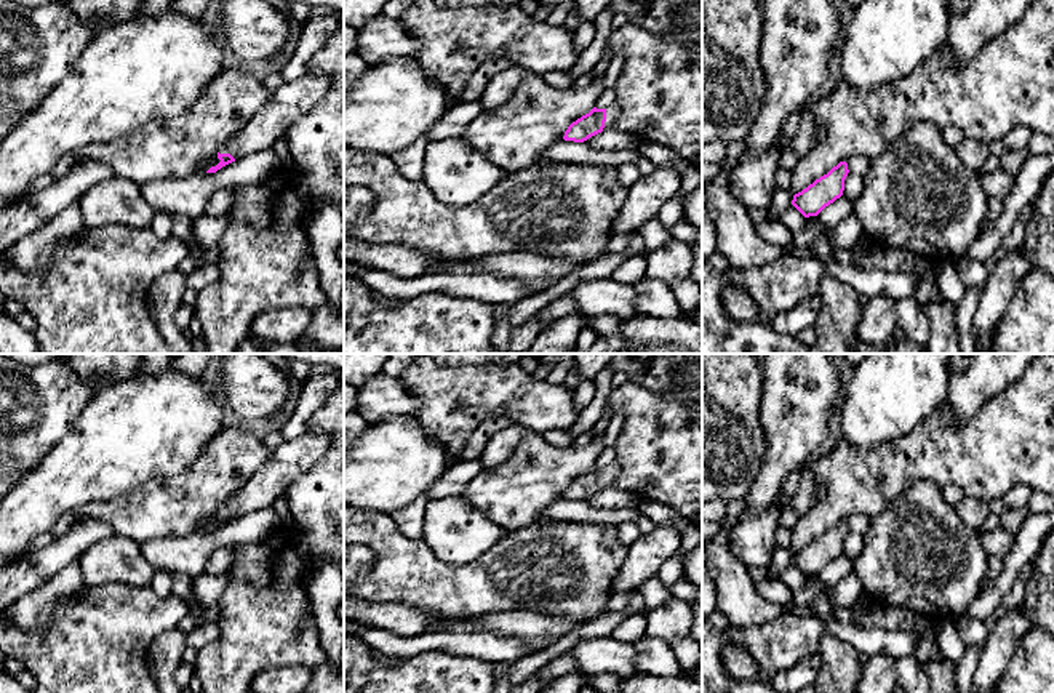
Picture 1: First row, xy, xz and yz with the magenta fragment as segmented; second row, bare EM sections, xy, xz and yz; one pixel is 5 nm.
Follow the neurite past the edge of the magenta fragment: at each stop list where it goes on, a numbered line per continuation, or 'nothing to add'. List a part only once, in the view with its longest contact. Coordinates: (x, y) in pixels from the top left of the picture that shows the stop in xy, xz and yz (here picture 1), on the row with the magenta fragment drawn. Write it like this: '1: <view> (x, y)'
1: xz (611, 112)

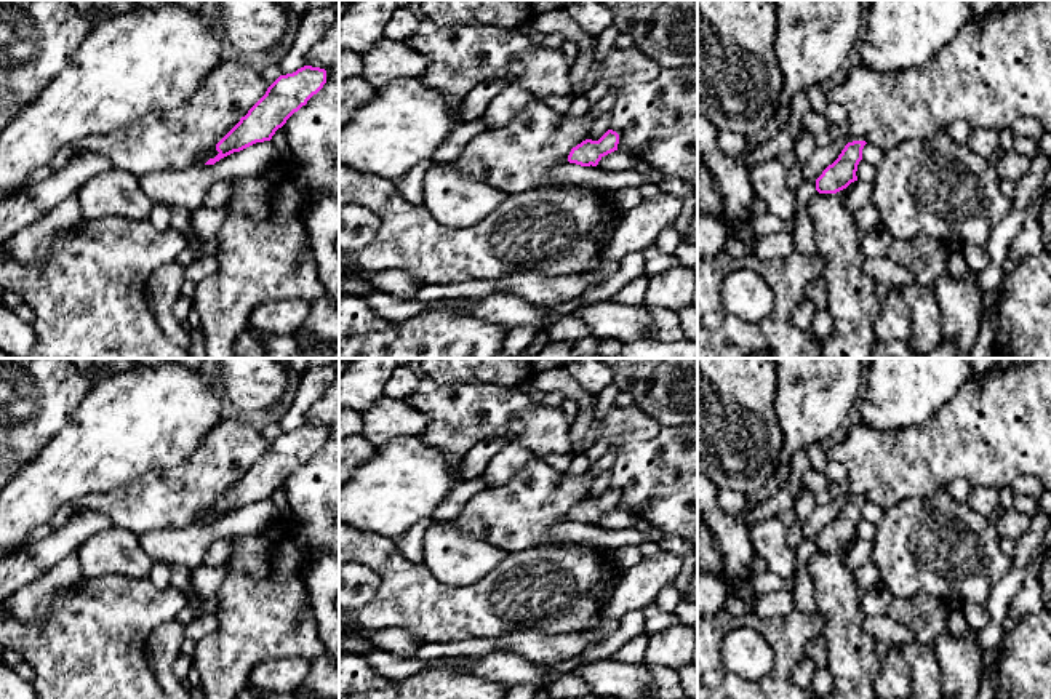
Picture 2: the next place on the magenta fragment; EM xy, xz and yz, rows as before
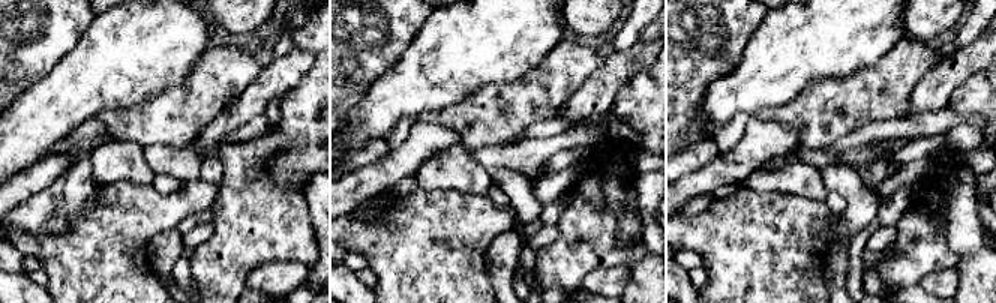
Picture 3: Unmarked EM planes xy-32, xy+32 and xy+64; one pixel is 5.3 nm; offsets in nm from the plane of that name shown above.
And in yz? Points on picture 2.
nothing to add

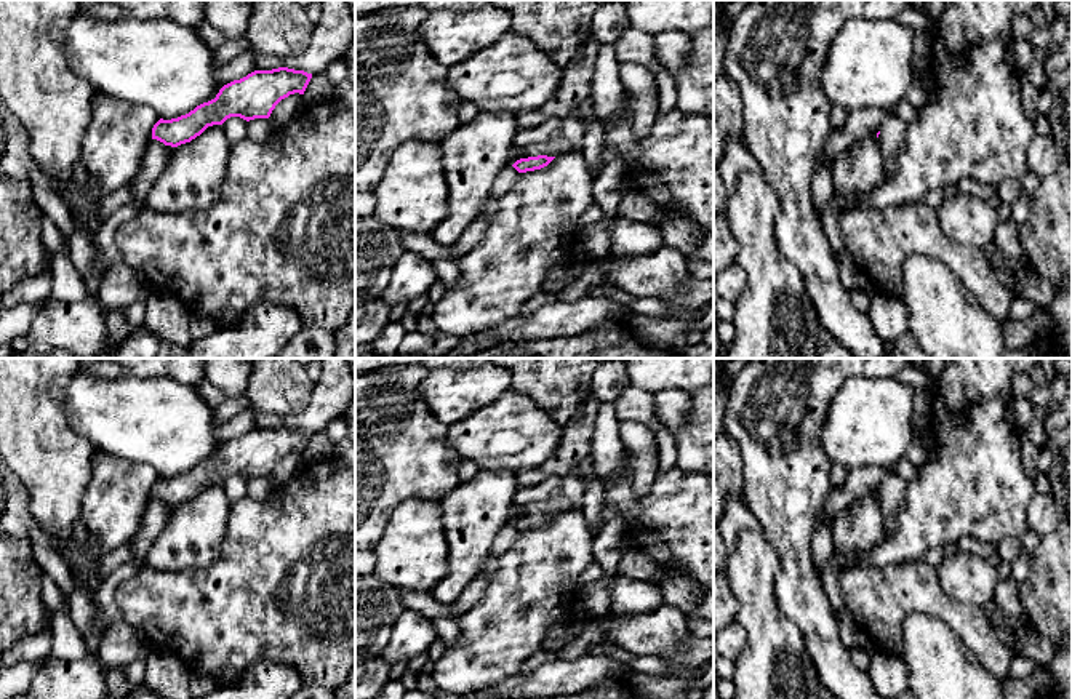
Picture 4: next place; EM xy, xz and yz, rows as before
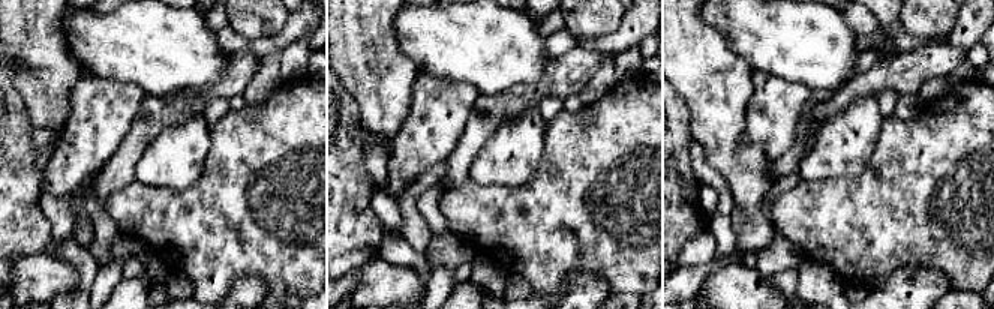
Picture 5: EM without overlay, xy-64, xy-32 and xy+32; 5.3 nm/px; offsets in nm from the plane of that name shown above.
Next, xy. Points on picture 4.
1: xy (156, 157)

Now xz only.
1: xz (556, 136)

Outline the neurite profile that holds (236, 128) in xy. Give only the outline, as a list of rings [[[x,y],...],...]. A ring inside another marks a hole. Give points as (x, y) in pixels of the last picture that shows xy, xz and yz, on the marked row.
[[[230,117],[224,123],[224,133],[230,146],[246,138],[248,122],[240,117]]]

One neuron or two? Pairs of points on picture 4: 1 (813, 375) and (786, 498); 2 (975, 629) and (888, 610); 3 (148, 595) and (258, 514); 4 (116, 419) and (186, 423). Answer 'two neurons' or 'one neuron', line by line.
1: one neuron
2: one neuron
3: one neuron
4: one neuron

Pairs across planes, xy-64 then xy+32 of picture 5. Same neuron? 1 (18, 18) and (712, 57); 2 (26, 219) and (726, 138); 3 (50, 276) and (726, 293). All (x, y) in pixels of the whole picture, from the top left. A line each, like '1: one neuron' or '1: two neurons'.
1: one neuron
2: two neurons
3: one neuron

